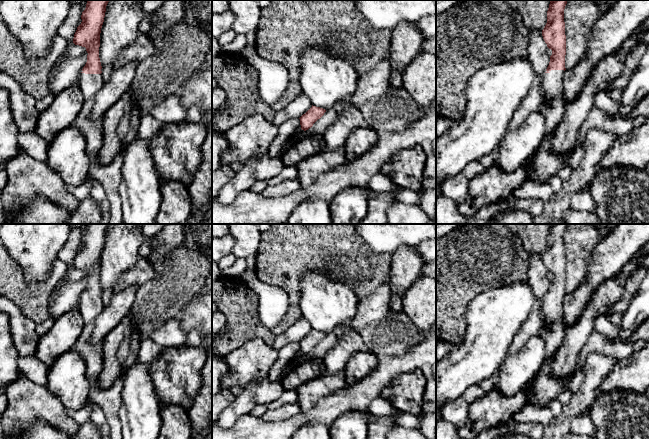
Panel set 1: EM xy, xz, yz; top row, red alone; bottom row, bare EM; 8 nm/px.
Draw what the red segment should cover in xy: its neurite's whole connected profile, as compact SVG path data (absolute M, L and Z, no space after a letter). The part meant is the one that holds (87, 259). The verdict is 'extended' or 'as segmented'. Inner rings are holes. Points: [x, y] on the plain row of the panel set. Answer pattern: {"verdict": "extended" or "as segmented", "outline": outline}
{"verdict": "extended", "outline": "M87 224L82 236L81 248L74 258L73 267L86 272L87 286L78 300L78 309L84 321L84 328L73 350L86 362L86 376L90 383L88 400L104 412L109 426L109 439L123 439L119 410L122 406L122 379L117 379L107 389L101 389L96 381L103 366L102 342L91 344L90 336L97 316L104 308L99 282L100 257L109 224Z"}

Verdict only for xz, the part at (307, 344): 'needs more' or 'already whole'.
already whole

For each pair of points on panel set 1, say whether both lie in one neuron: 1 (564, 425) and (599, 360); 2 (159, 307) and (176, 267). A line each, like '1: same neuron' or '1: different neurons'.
1: same neuron
2: same neuron

